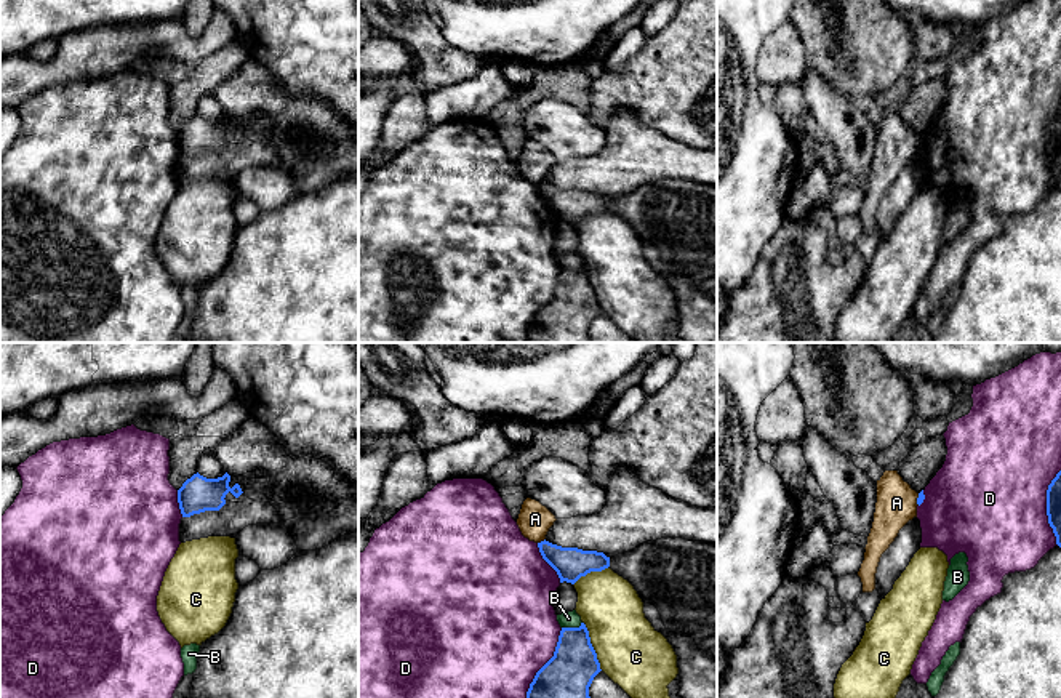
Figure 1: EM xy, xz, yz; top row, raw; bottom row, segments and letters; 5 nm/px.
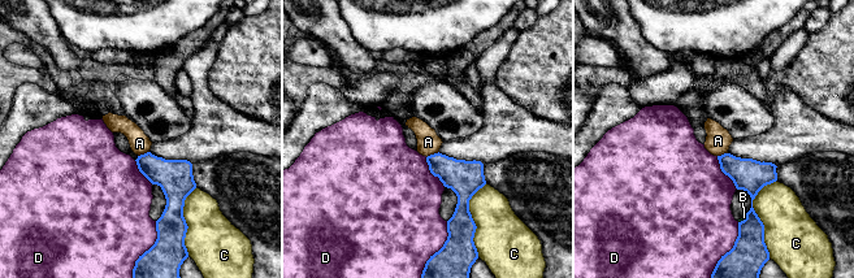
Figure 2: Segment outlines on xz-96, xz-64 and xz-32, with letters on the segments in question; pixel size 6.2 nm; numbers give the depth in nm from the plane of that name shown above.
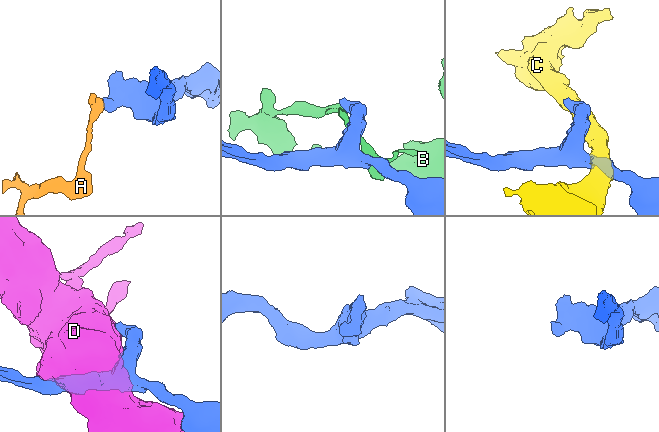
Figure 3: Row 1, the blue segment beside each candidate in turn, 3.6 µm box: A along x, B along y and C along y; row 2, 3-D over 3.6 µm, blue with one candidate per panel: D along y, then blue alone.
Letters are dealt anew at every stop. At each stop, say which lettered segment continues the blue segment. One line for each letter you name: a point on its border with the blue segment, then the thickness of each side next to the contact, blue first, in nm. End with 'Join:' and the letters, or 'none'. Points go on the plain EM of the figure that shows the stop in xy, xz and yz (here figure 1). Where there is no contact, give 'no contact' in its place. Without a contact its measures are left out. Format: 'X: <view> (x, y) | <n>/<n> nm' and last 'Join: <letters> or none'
Join: none

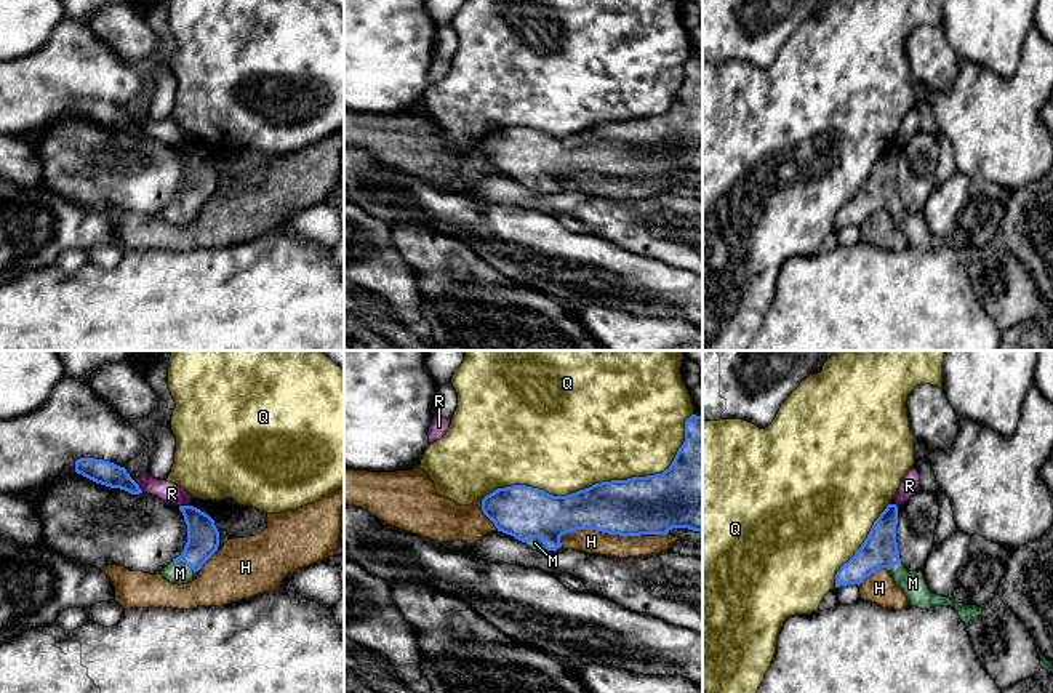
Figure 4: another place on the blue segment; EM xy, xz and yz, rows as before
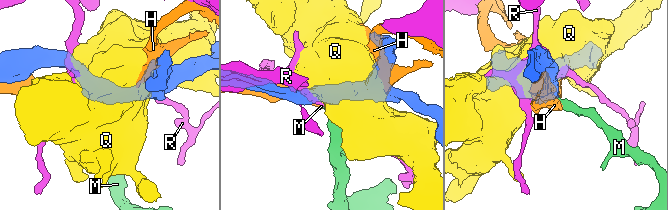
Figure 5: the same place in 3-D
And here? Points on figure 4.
M: xz (536, 178) | 260/60 nm
Join: M

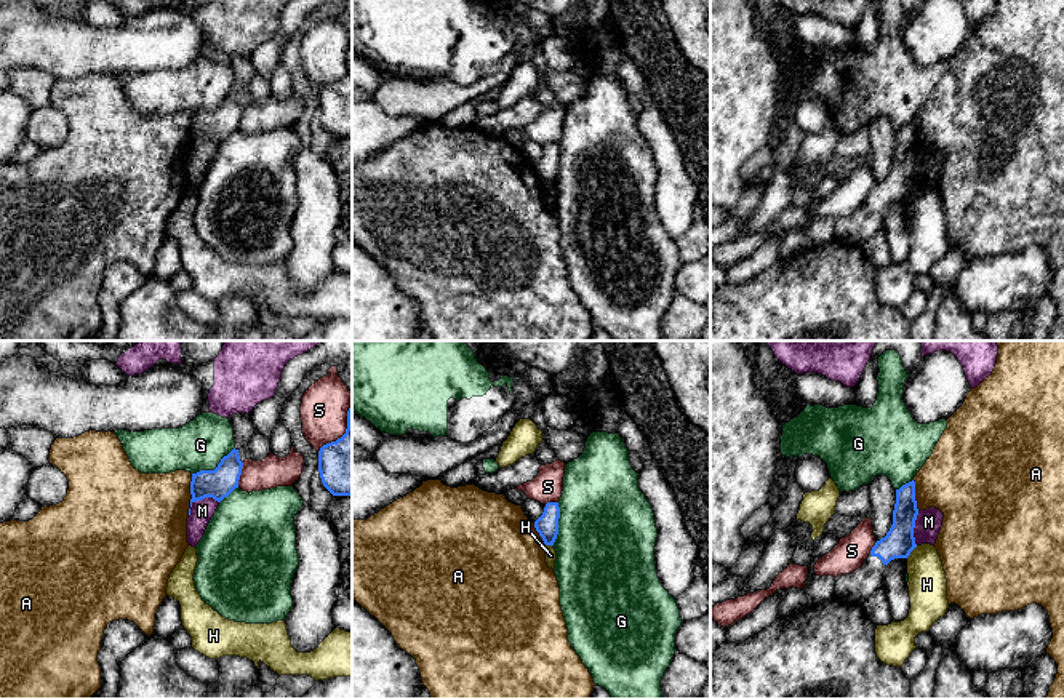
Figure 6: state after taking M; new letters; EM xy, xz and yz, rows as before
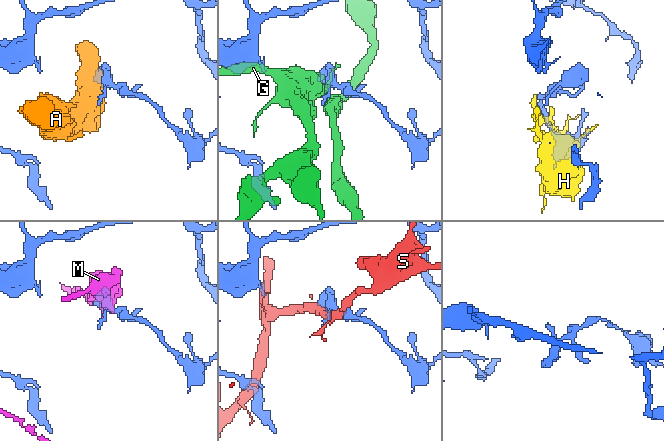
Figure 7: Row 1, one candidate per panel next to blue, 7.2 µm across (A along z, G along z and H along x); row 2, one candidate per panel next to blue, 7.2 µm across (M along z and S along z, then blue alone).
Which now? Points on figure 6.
Join: none

